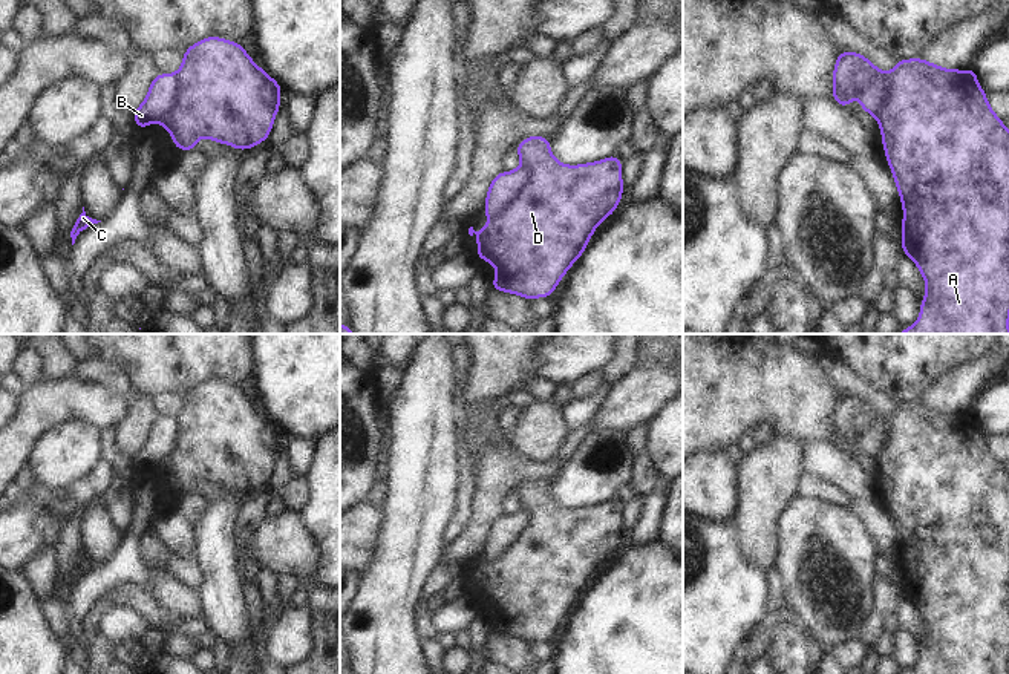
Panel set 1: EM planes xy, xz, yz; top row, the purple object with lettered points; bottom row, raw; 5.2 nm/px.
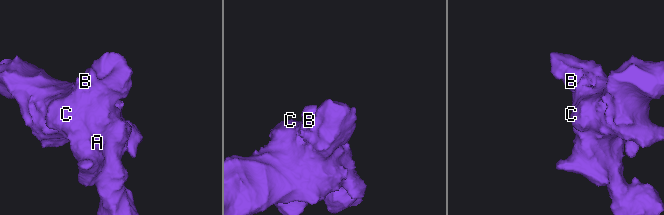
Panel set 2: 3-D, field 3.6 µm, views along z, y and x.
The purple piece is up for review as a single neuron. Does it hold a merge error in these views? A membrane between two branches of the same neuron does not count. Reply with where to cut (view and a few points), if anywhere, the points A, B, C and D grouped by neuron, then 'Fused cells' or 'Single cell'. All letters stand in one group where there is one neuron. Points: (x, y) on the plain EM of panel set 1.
Split along yz (881, 417), (885, 423), (887, 435), (875, 458). Groups: A C D / B. Fused cells.

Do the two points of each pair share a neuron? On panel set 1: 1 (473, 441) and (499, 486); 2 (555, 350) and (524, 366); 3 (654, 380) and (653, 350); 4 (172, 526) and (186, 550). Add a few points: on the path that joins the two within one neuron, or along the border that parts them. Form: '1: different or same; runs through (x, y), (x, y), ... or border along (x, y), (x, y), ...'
1: different; border along (516, 454), (487, 449), (480, 457), (475, 475)
2: different; border along (535, 350), (535, 374), (538, 377)
3: different; border along (639, 363), (666, 366)
4: same; runs through (175, 532), (181, 544)

